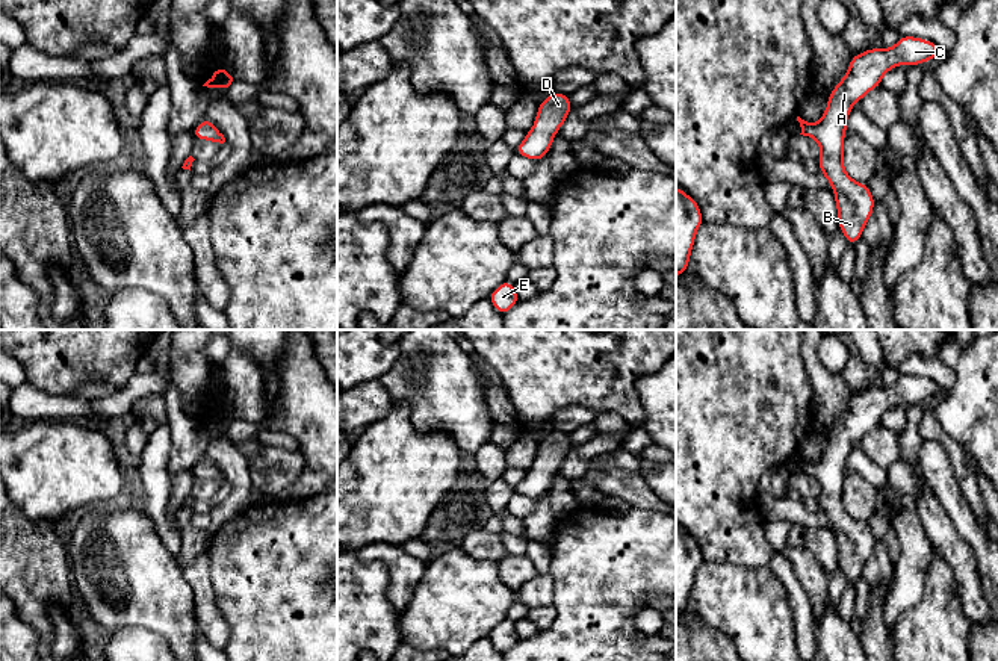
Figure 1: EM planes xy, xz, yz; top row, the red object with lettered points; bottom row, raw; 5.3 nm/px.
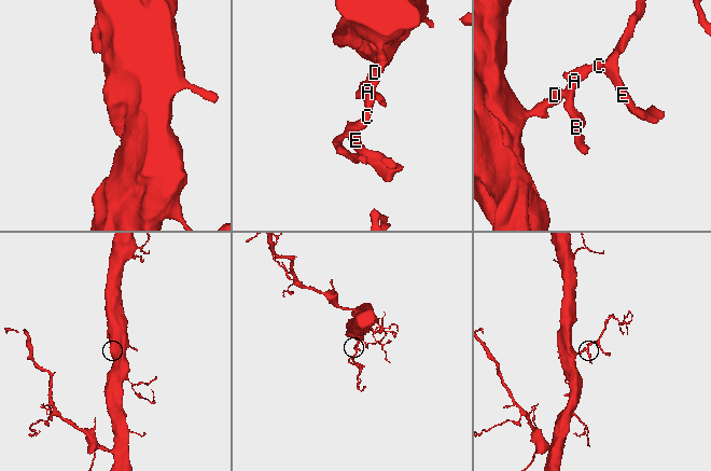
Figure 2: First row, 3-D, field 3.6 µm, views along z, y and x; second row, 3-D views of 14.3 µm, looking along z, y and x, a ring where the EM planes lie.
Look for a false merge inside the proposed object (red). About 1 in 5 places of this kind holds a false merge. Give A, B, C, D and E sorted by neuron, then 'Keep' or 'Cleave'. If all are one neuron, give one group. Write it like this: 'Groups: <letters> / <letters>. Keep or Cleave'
Groups: A B C D E. Keep

